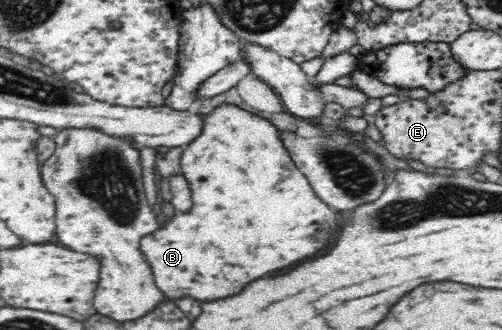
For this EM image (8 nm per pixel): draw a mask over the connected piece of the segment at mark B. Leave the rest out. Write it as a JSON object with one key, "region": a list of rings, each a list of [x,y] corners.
{"region":[[[223,102],[217,108],[213,108],[205,119],[203,119],[203,128],[199,132],[199,136],[195,136],[193,142],[187,144],[187,148],[182,152],[180,161],[182,174],[189,181],[192,192],[192,207],[189,212],[183,213],[176,211],[174,217],[170,221],[166,221],[163,228],[157,229],[155,232],[144,236],[140,242],[140,249],[146,256],[148,264],[151,265],[155,284],[163,291],[165,297],[171,300],[181,299],[189,296],[197,301],[217,300],[217,298],[225,298],[231,294],[237,294],[243,290],[245,284],[261,278],[261,276],[269,276],[275,274],[279,270],[285,270],[301,260],[313,258],[317,254],[321,254],[321,250],[327,250],[331,242],[335,242],[335,238],[329,238],[335,232],[335,222],[337,222],[337,212],[333,212],[327,204],[323,204],[315,192],[309,186],[308,178],[305,178],[299,168],[295,168],[295,164],[291,164],[293,160],[289,151],[285,148],[280,137],[280,130],[266,118],[247,112],[234,104]]]}

